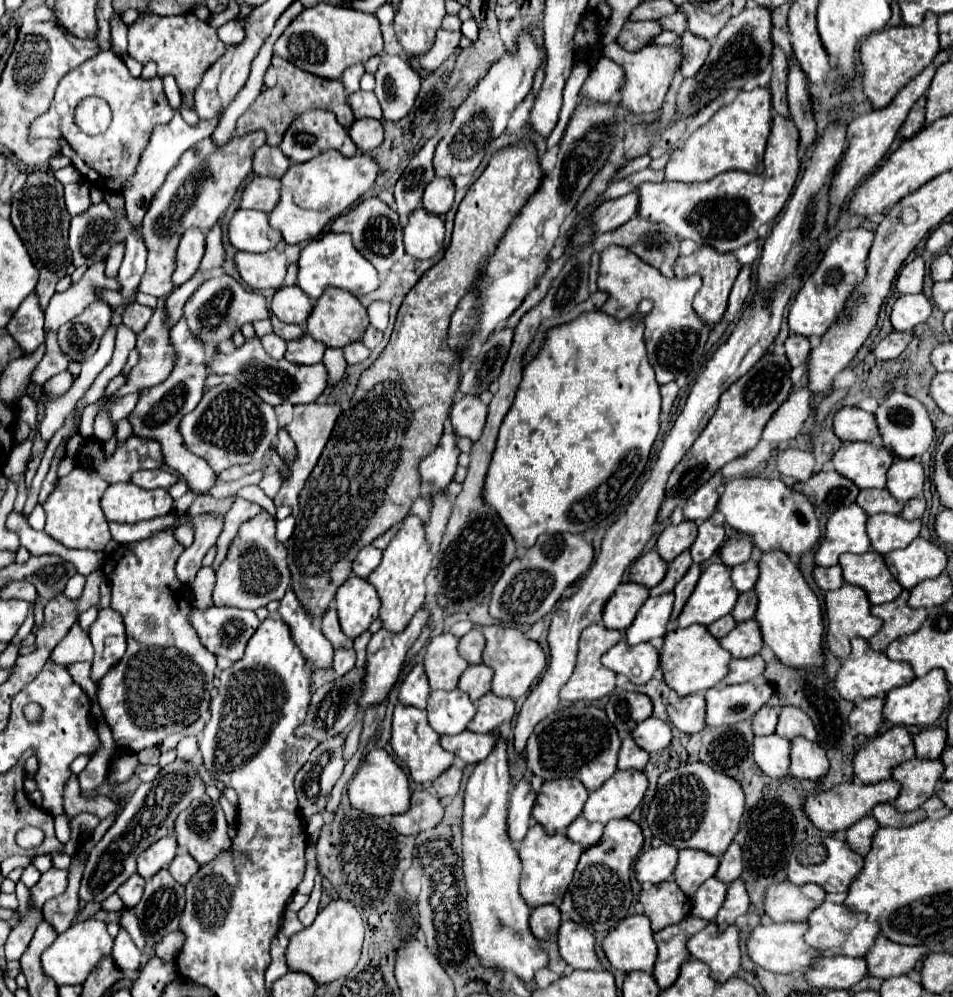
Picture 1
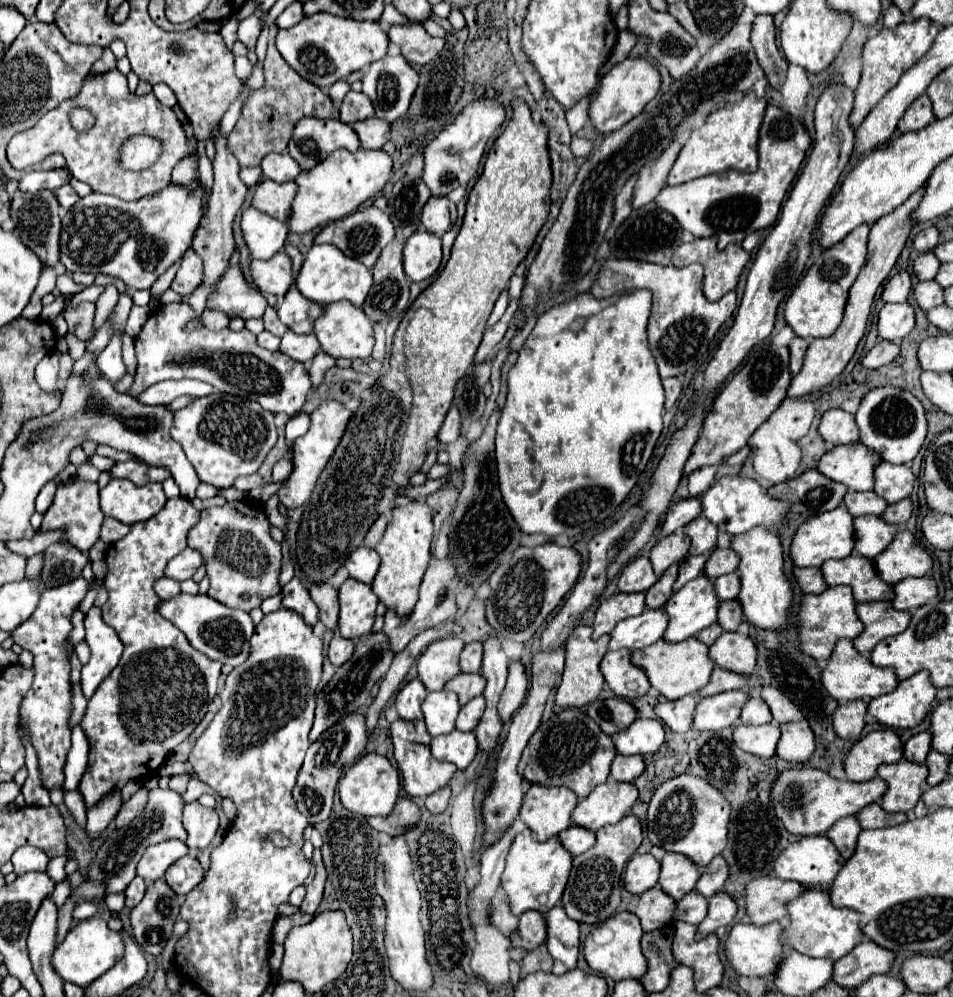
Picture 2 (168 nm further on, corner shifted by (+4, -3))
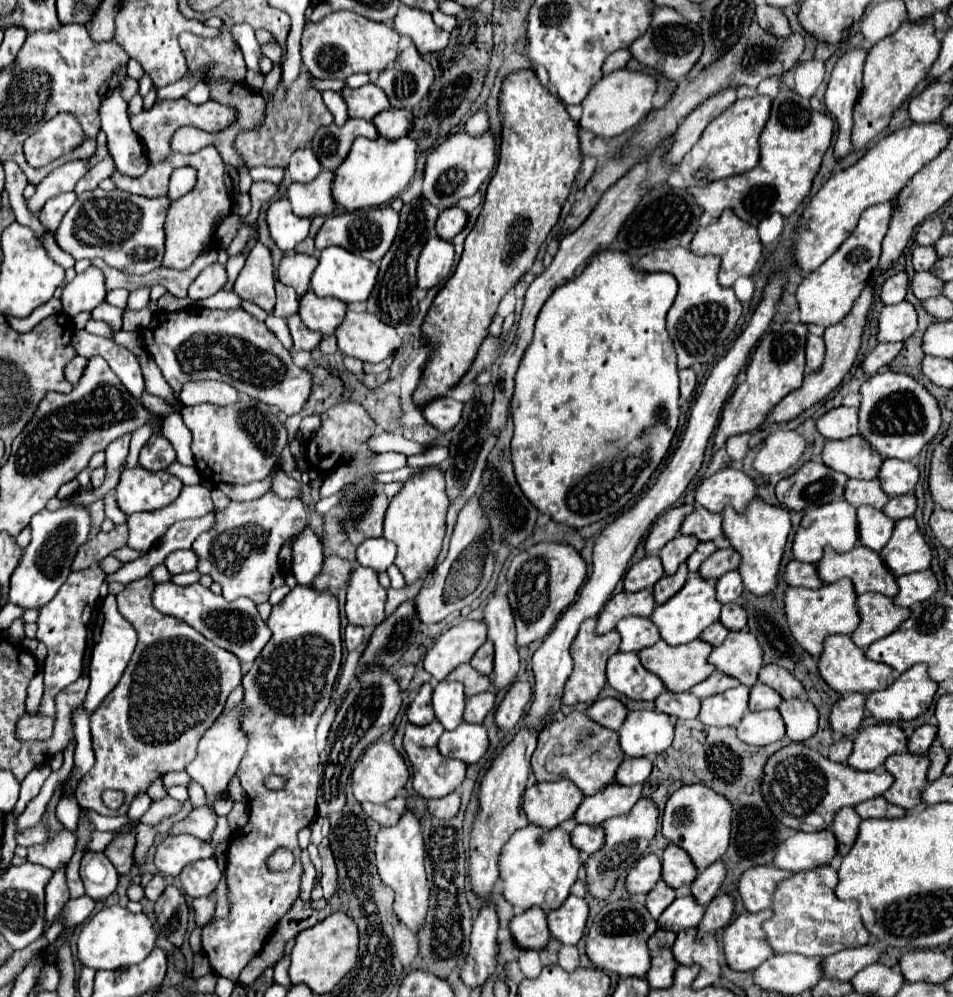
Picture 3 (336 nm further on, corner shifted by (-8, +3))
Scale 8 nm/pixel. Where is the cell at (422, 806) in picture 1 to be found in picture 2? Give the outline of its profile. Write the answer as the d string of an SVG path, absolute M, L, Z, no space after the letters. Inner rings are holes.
M398 799L392 813L386 817L368 817L368 825L380 833L386 833L390 837L404 835L406 829L414 827L420 821L420 809L418 805L410 799Z

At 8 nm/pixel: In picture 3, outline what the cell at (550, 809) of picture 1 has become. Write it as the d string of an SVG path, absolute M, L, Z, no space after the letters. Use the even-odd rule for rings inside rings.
M572 781L536 783L524 793L524 813L530 823L542 829L554 829L574 817L584 793Z

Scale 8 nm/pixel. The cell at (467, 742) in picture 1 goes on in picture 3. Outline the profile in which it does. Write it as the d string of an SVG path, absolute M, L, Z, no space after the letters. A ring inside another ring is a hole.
M460 723L454 731L444 731L438 743L444 757L460 759L464 763L478 763L488 749L488 735L484 725Z

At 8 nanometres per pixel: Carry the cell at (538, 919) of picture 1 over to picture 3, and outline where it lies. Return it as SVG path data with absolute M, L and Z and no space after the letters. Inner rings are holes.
M540 907L526 909L512 917L510 931L514 935L514 941L522 949L534 949L540 951L550 941L550 929L546 921L546 913Z

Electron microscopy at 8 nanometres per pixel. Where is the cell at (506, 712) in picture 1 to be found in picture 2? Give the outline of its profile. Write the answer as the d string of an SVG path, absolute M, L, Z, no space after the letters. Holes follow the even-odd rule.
M474 697L470 699L458 713L458 719L456 719L456 729L460 731L472 731L480 717L482 717L482 711L484 711L484 697Z

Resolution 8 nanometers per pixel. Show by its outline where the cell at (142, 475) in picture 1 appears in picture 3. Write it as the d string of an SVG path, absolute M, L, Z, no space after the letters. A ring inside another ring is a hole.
M154 433L148 439L148 443L142 447L138 465L144 467L146 471L164 471L174 461L176 461L176 451L174 451L172 443L164 435Z

